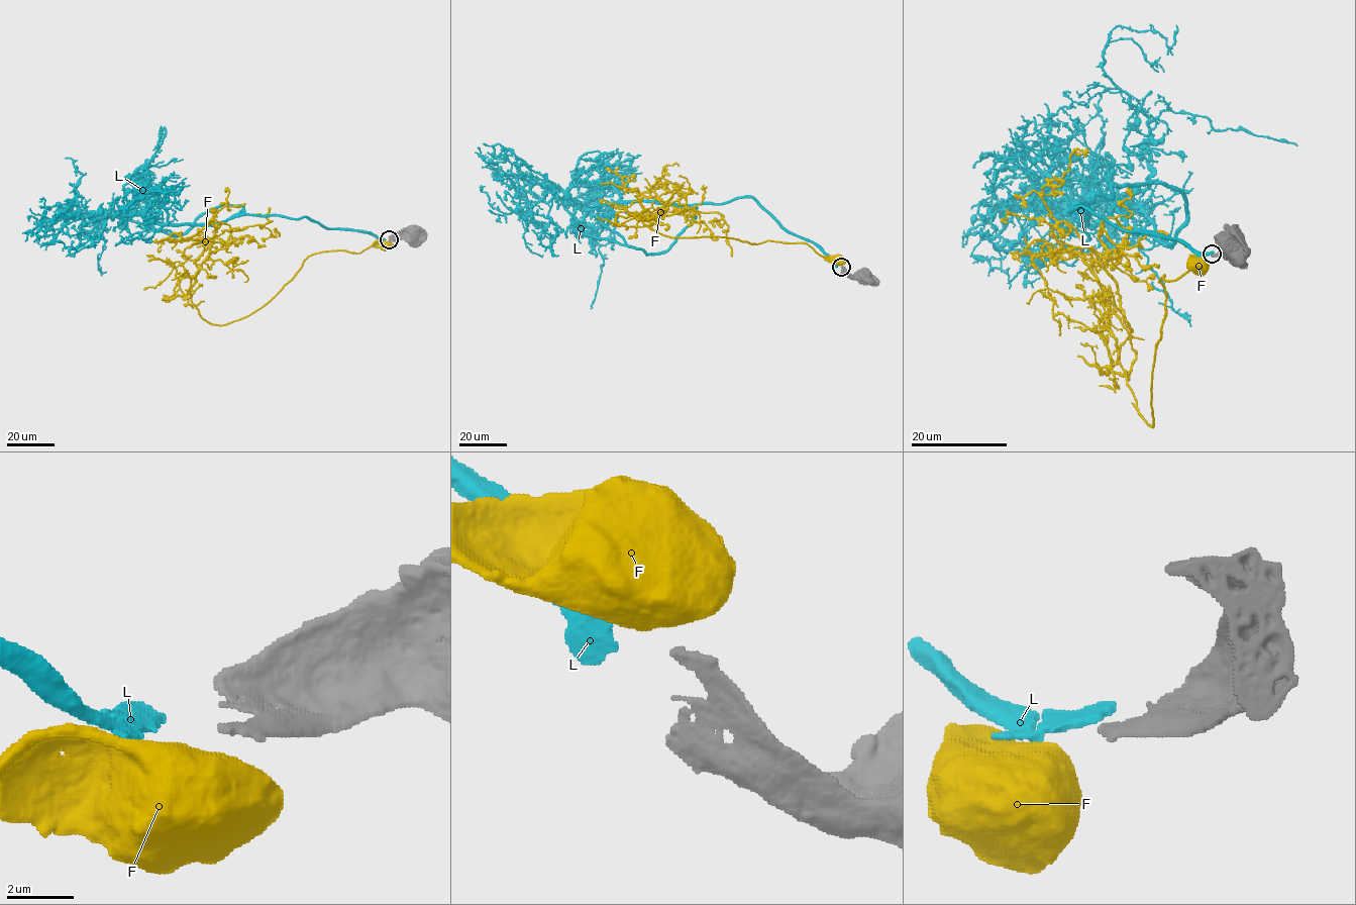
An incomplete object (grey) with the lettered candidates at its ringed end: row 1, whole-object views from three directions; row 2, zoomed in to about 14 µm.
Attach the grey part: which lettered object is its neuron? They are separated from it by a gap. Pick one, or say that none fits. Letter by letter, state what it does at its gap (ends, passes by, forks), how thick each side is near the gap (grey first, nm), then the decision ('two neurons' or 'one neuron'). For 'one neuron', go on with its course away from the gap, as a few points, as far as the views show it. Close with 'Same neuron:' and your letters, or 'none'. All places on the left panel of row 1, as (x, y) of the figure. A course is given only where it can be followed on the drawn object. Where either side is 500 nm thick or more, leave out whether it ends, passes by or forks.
F: 320 nm thick on the grey side, 900 nm on the other; two neurons
L: 320 nm thick on the grey side, 500 nm on the other; one neuron; it runs (385, 239), (325, 228), (306, 217), (146, 220), (132, 209), (145, 196), (134, 176), (162, 142), (162, 126)
Same neuron: L

